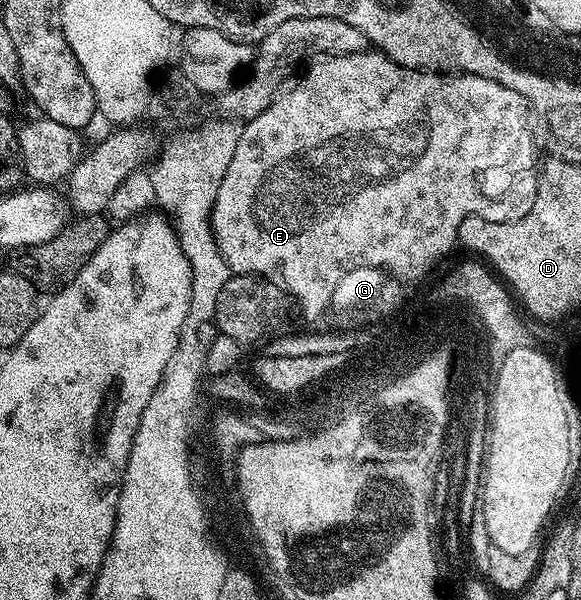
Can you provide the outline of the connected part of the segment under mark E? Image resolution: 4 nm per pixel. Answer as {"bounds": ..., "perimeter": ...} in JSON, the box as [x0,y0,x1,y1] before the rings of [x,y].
{"bounds":[212,49,530,319],"perimeter":[[[379,49],[355,51],[349,55],[321,54],[313,58],[307,67],[308,72],[296,84],[291,84],[292,91],[281,90],[270,106],[258,113],[258,117],[243,124],[238,137],[238,149],[234,149],[234,161],[230,161],[230,169],[226,169],[226,177],[222,177],[222,185],[218,185],[218,197],[214,197],[212,205],[212,232],[229,272],[259,275],[265,279],[269,275],[280,275],[280,279],[288,283],[287,294],[293,300],[304,299],[304,303],[308,303],[308,314],[304,319],[316,315],[316,311],[324,307],[324,299],[328,299],[332,283],[336,283],[336,279],[340,279],[348,267],[360,267],[360,263],[388,263],[388,267],[400,267],[400,271],[408,271],[408,267],[424,267],[432,255],[444,259],[440,251],[444,252],[444,247],[457,246],[456,234],[464,218],[467,215],[479,215],[485,210],[486,195],[484,191],[480,192],[476,178],[491,167],[503,168],[517,158],[519,151],[516,150],[523,145],[528,135],[528,119],[530,123],[528,100],[514,93],[514,89],[498,85],[498,81],[477,75],[418,71],[414,67],[403,67]]]}

